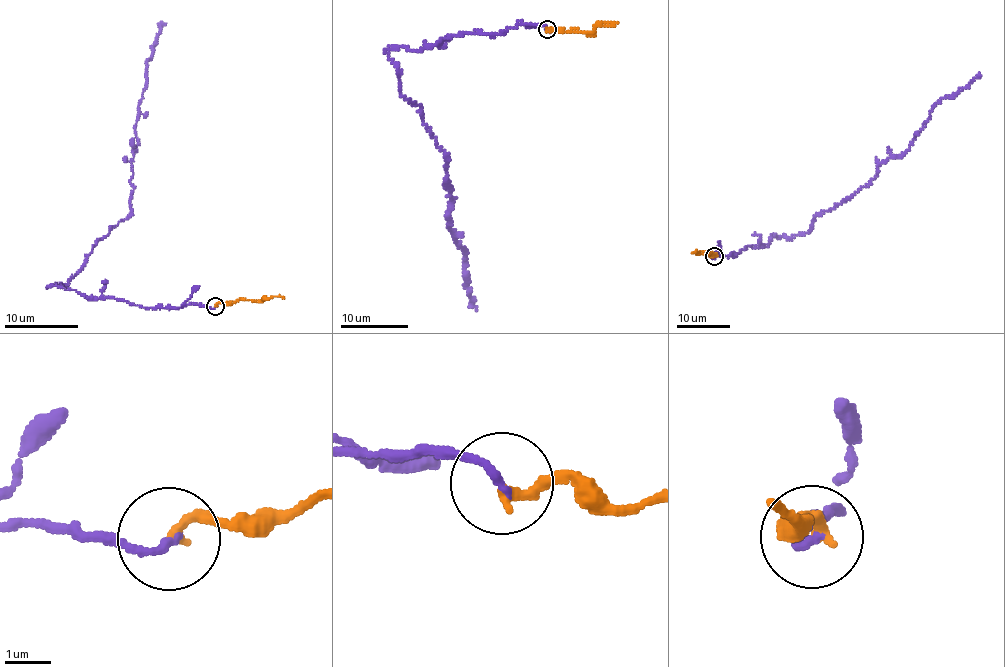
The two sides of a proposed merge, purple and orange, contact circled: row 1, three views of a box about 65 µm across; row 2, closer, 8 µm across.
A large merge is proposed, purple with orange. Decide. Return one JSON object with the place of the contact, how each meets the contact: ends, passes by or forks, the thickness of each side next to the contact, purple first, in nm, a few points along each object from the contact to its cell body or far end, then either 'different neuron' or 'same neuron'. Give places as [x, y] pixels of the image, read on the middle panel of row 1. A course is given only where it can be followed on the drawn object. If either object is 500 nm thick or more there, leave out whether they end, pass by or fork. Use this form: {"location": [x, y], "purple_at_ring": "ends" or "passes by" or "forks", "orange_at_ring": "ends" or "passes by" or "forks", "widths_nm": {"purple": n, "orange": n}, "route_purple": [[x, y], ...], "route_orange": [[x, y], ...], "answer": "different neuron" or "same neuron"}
{"location": [547, 29], "purple_at_ring": "ends", "orange_at_ring": "ends", "widths_nm": {"purple": 170, "orange": 240}, "route_purple": [[547, 29], [530, 23], [386, 50], [401, 94], [420, 108], [446, 157], [449, 222], [477, 309]], "route_orange": [[547, 29], [589, 33], [600, 25], [616, 24]], "answer": "same neuron"}

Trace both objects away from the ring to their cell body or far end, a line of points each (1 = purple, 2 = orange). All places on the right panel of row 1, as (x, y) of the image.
1: (715, 256), (807, 233), (817, 215), (870, 182), (880, 162), (907, 150), (931, 107), (980, 75)
2: (715, 256), (711, 253), (693, 253)

